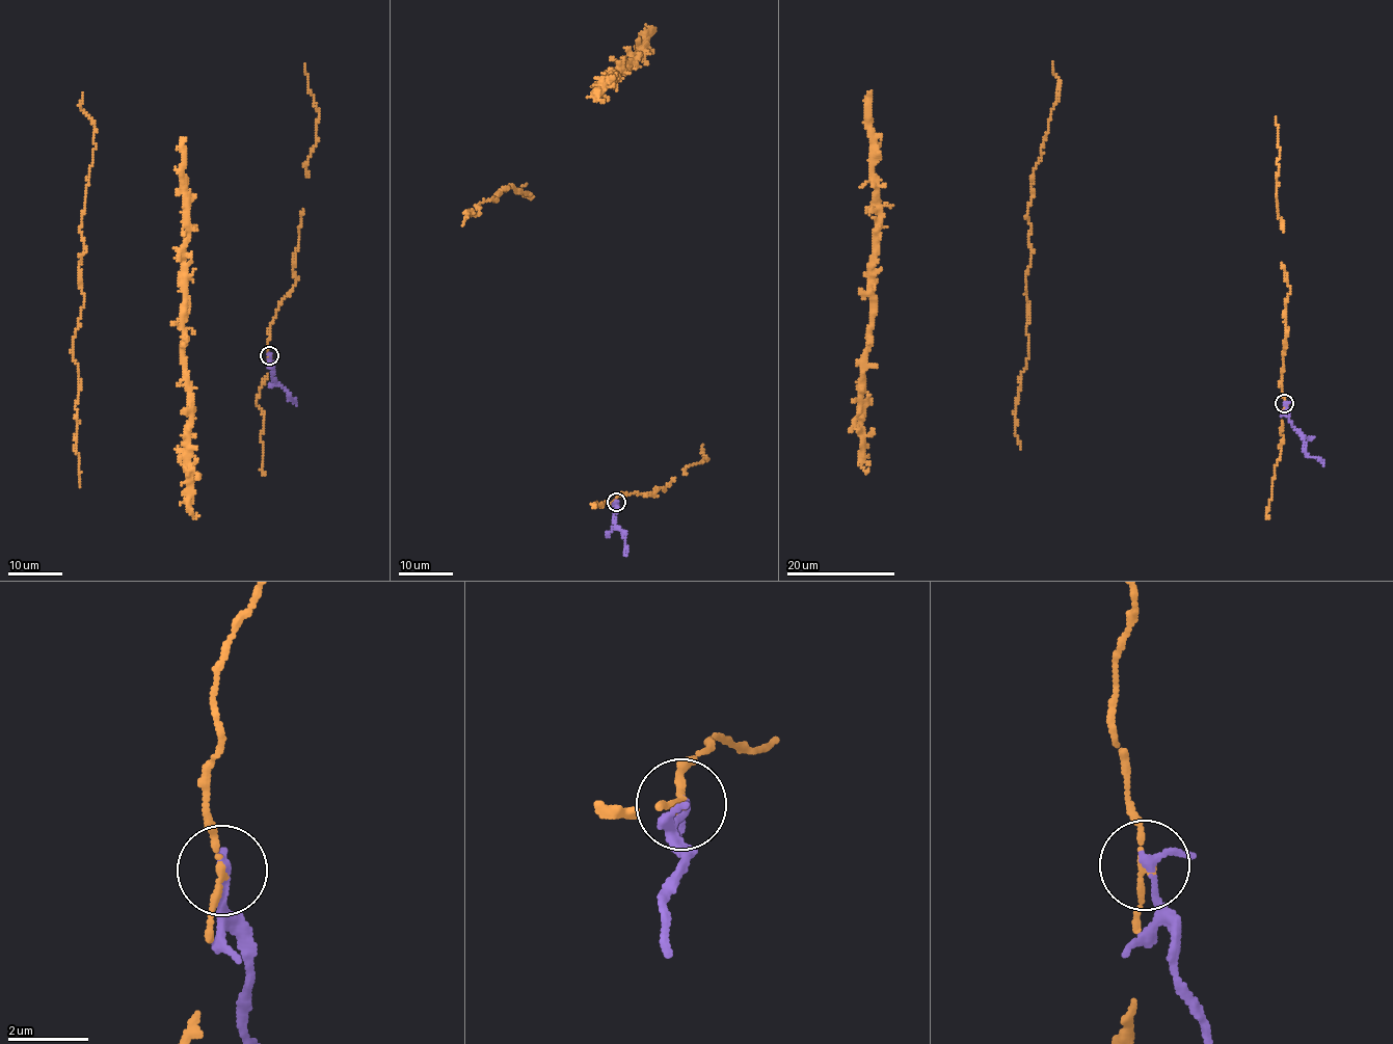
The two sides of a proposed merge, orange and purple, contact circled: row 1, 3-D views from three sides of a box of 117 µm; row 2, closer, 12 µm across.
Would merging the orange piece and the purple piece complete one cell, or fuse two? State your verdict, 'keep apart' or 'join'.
keep apart

